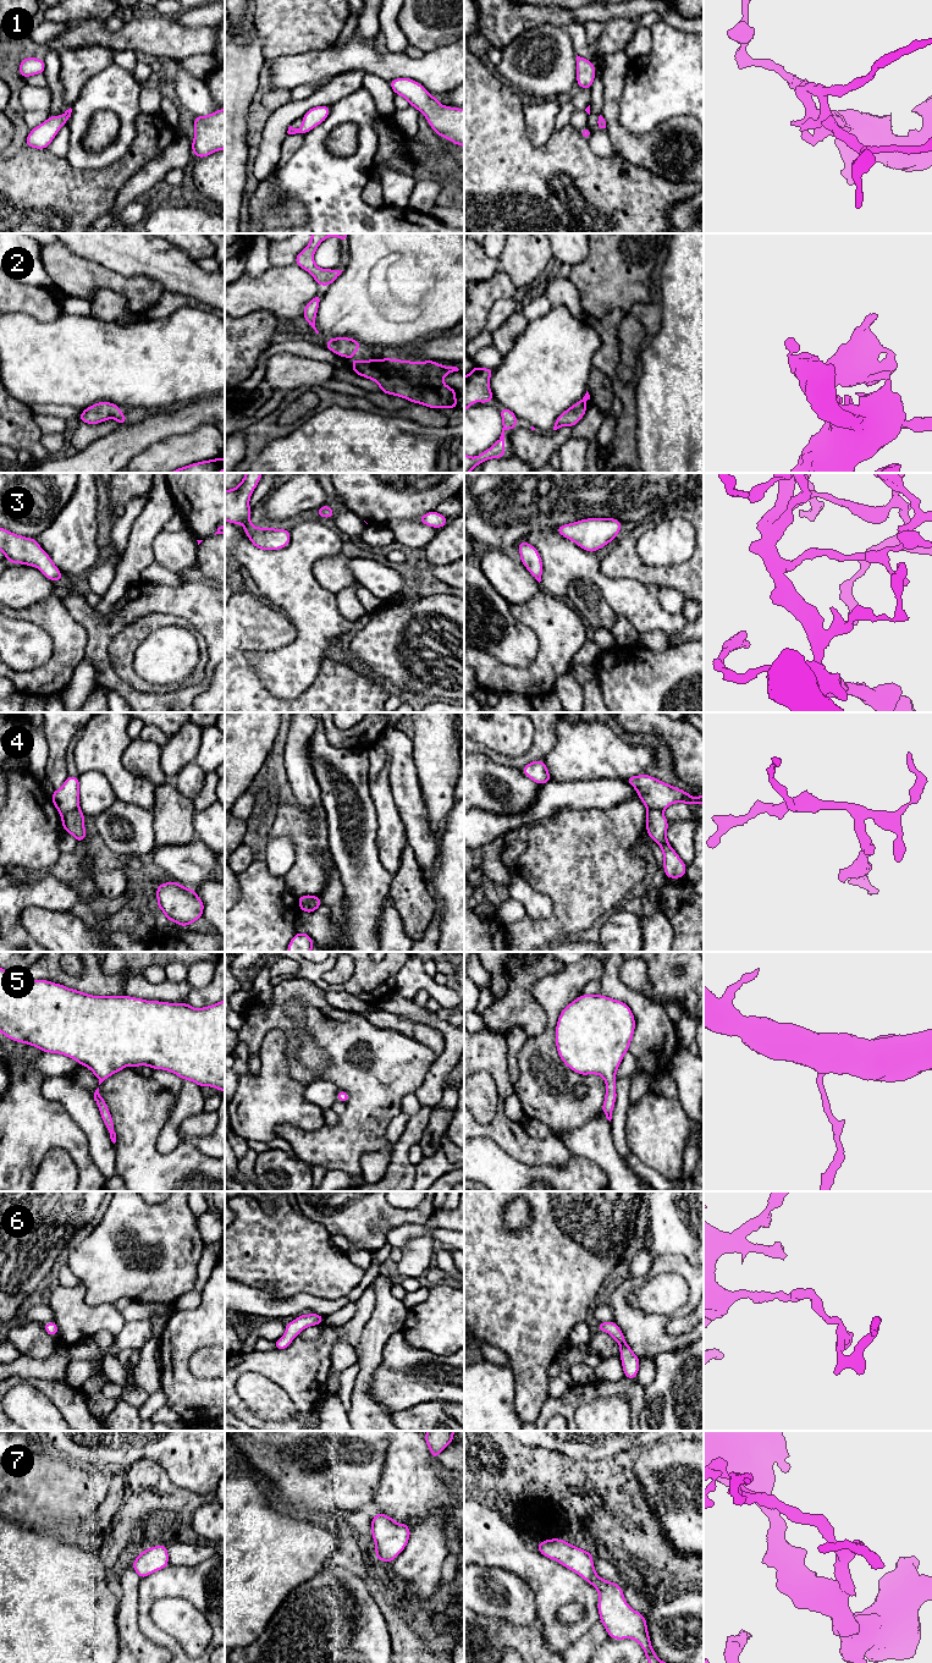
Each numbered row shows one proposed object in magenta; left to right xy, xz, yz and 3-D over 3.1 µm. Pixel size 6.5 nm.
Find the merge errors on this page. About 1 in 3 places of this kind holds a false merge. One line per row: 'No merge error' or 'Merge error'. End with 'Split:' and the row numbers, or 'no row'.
1: No merge error
2: No merge error
3: No merge error
4: Merge error
5: No merge error
6: No merge error
7: No merge error
Split: 4

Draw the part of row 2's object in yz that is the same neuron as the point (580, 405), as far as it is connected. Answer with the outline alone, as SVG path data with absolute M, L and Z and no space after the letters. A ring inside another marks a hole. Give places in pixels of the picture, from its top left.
M586 391L585 396L569 407L567 411L561 413L555 423L553 430L557 430L562 426L570 426L573 428L575 424L580 422L580 419L585 415L586 412L586 401L590 400L590 395Z

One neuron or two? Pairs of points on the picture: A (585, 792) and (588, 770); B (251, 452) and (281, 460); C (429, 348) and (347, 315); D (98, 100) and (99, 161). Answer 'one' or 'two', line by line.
A: two
B: two
C: two
D: one

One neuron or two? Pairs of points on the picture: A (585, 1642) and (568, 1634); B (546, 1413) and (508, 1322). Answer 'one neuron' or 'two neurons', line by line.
A: two neurons
B: two neurons

